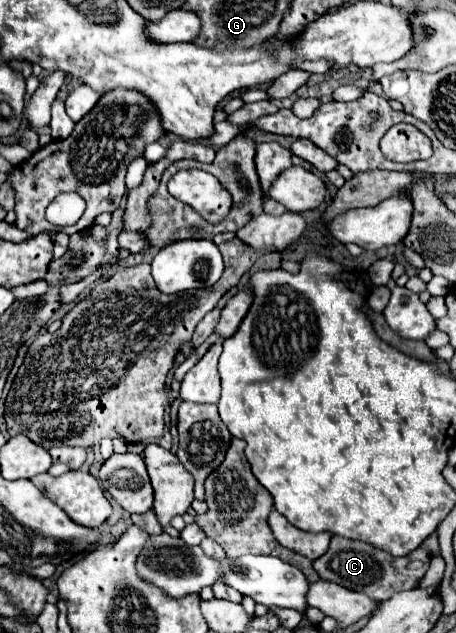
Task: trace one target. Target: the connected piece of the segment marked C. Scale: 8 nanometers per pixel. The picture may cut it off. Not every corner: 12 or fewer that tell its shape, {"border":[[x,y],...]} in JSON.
{"border":[[438,532],[412,554],[334,536],[314,560],[320,578],[376,602],[412,590],[440,556]]}

